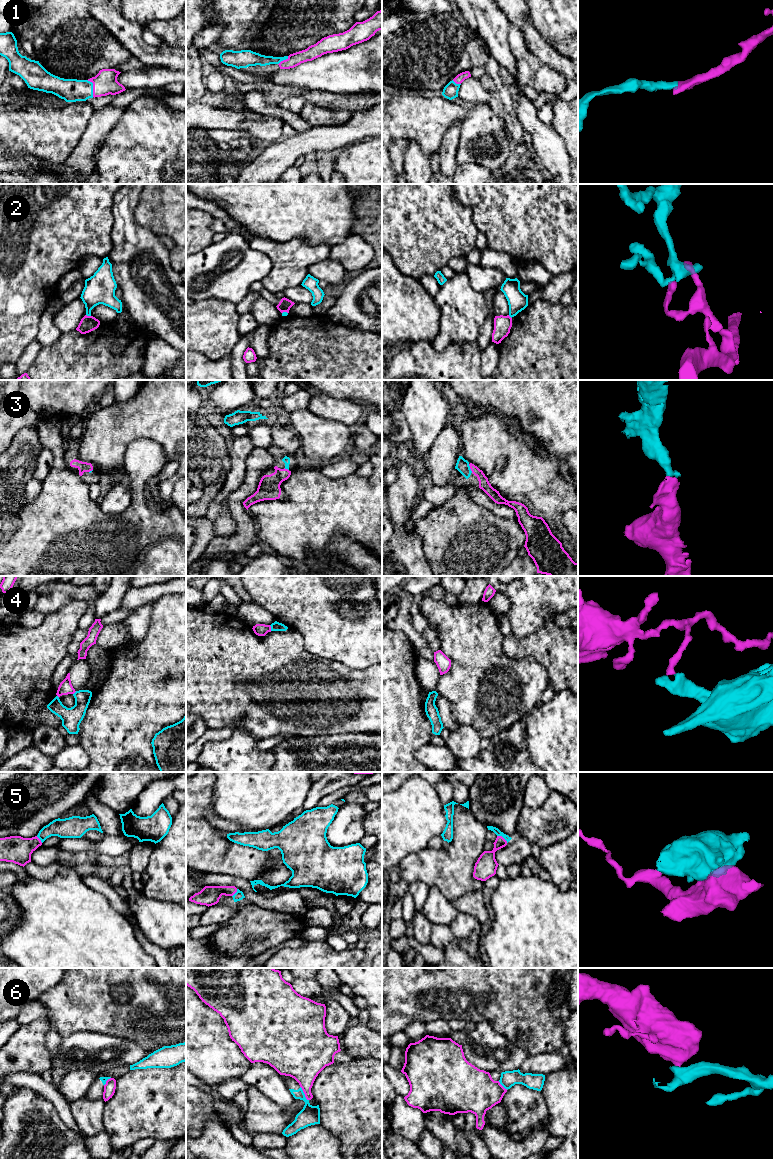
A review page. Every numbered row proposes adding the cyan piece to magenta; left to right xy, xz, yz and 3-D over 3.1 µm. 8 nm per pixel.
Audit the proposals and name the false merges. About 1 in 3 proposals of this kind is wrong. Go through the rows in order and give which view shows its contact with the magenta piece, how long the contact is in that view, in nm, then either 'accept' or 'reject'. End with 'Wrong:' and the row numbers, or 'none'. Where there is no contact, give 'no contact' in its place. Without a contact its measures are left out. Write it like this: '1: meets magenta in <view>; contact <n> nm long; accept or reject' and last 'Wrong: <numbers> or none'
1: meets magenta in xy; contact 140 nm long; accept
2: meets magenta in xy; contact 40 nm long; reject
3: meets magenta in yz; contact 80 nm long; accept
4: meets magenta in xz; contact 50 nm long; reject
5: meets magenta in yz; contact 110 nm long; accept
6: meets magenta in xz; contact 140 nm long; reject
Wrong: 2, 4, 6

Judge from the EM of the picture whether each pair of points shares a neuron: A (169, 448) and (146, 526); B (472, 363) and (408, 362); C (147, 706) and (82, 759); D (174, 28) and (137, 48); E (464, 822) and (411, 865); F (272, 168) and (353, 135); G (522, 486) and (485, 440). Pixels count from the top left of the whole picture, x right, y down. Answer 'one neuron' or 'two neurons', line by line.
A: two neurons
B: one neuron
C: two neurons
D: two neurons
E: one neuron
F: one neuron
G: one neuron

